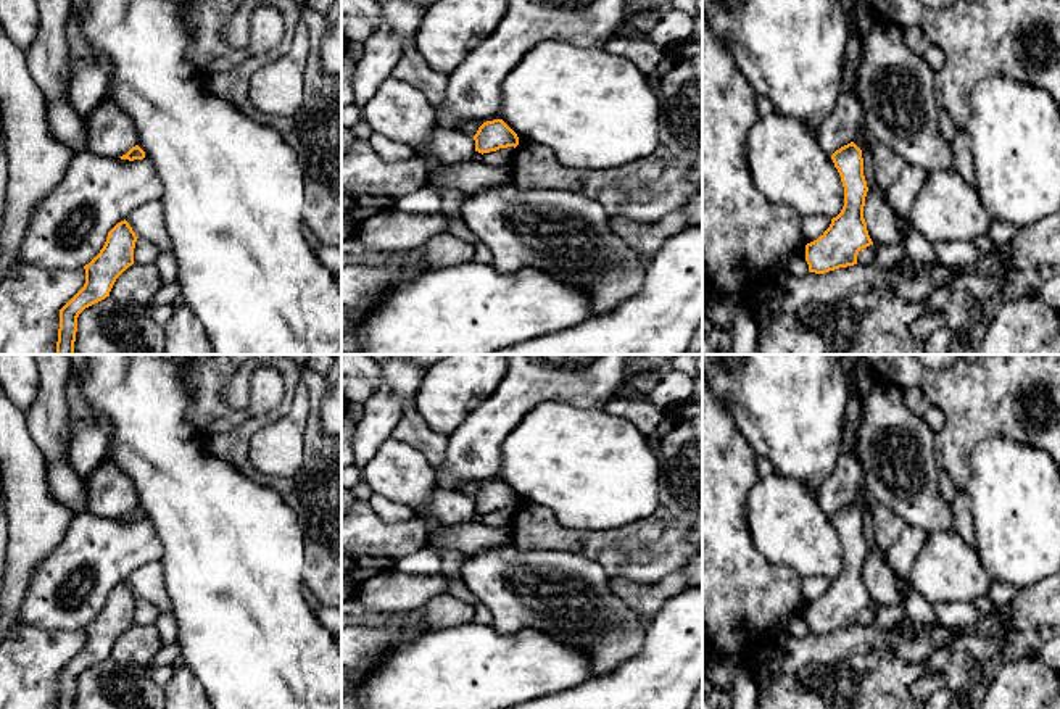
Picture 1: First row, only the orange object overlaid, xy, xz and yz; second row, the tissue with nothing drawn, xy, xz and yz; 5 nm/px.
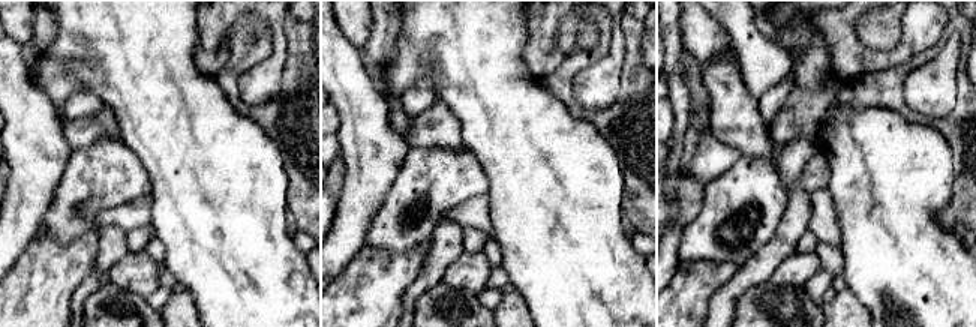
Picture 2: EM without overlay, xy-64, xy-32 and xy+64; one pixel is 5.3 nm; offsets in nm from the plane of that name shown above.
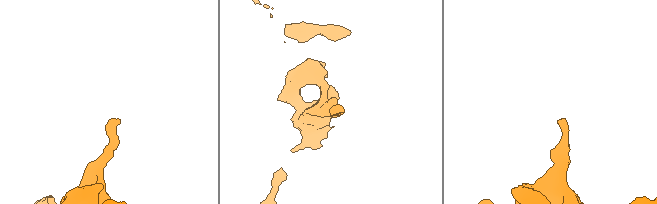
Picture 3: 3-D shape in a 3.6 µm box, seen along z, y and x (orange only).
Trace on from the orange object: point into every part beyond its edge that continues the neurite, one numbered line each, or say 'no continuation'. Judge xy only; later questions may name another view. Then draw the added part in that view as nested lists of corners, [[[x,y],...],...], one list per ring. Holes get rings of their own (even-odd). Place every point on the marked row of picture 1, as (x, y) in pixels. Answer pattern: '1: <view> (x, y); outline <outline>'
no continuation

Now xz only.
no continuation

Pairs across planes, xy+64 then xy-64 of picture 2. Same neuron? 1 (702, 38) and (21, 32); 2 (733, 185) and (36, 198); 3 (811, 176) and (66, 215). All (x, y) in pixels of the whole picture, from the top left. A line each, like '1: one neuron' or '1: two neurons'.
1: one neuron
2: two neurons
3: one neuron

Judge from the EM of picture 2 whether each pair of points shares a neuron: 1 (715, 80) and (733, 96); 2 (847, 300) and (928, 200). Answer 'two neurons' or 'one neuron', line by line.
1: one neuron
2: two neurons

